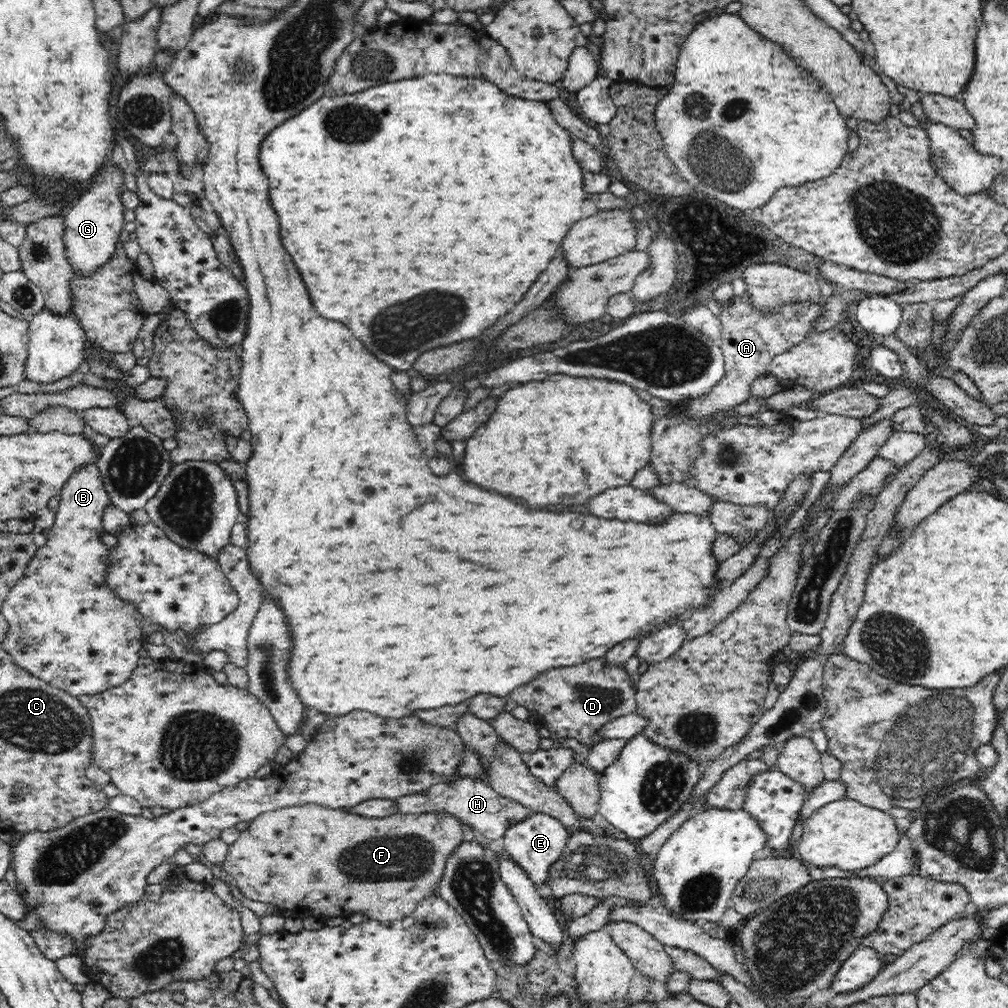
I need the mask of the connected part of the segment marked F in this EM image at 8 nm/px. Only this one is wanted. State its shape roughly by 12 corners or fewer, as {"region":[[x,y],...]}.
{"region":[[319,804],[240,827],[224,870],[280,913],[394,922],[436,894],[450,813]]}

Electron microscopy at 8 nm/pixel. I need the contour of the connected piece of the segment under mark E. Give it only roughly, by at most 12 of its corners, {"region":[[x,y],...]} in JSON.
{"region":[[544,813],[508,827],[504,852],[536,887],[571,834]]}

